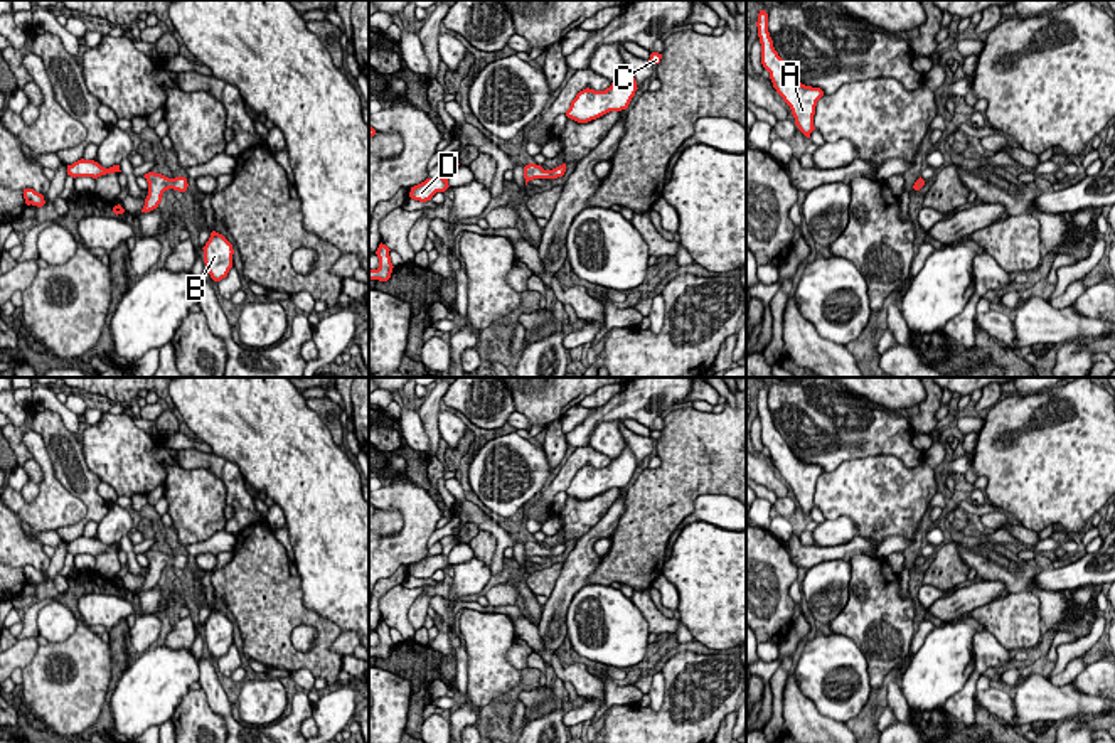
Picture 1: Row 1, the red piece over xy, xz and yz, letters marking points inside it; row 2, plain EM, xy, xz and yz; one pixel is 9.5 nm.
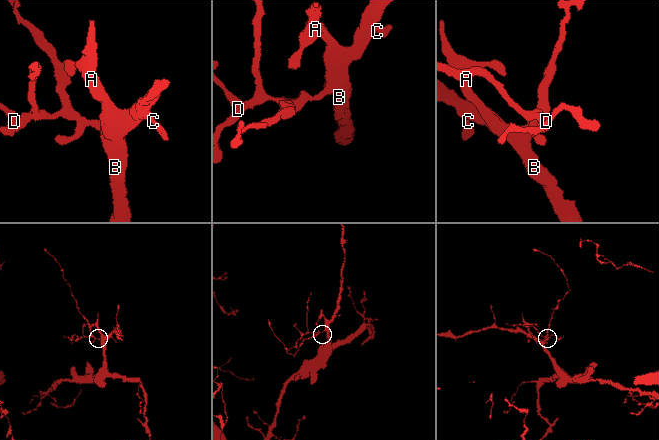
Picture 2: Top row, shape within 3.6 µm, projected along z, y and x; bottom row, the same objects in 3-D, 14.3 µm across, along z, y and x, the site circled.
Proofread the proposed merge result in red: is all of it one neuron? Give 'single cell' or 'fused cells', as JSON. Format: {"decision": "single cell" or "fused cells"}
{"decision": "single cell"}

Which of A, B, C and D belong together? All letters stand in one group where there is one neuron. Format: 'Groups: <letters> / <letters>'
Groups: A B C D

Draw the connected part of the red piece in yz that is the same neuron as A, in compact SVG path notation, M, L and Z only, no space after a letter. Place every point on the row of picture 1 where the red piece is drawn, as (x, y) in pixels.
M760 10L756 27L761 44L761 64L770 72L770 79L776 93L790 106L795 125L807 138L810 138L810 133L815 130L815 106L824 96L824 91L820 88L798 83L787 69L787 64L773 47L773 40L768 32L768 13L765 10Z

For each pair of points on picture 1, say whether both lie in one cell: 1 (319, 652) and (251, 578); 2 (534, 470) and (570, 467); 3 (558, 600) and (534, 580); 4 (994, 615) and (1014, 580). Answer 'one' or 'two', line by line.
1: one
2: two
3: two
4: two

